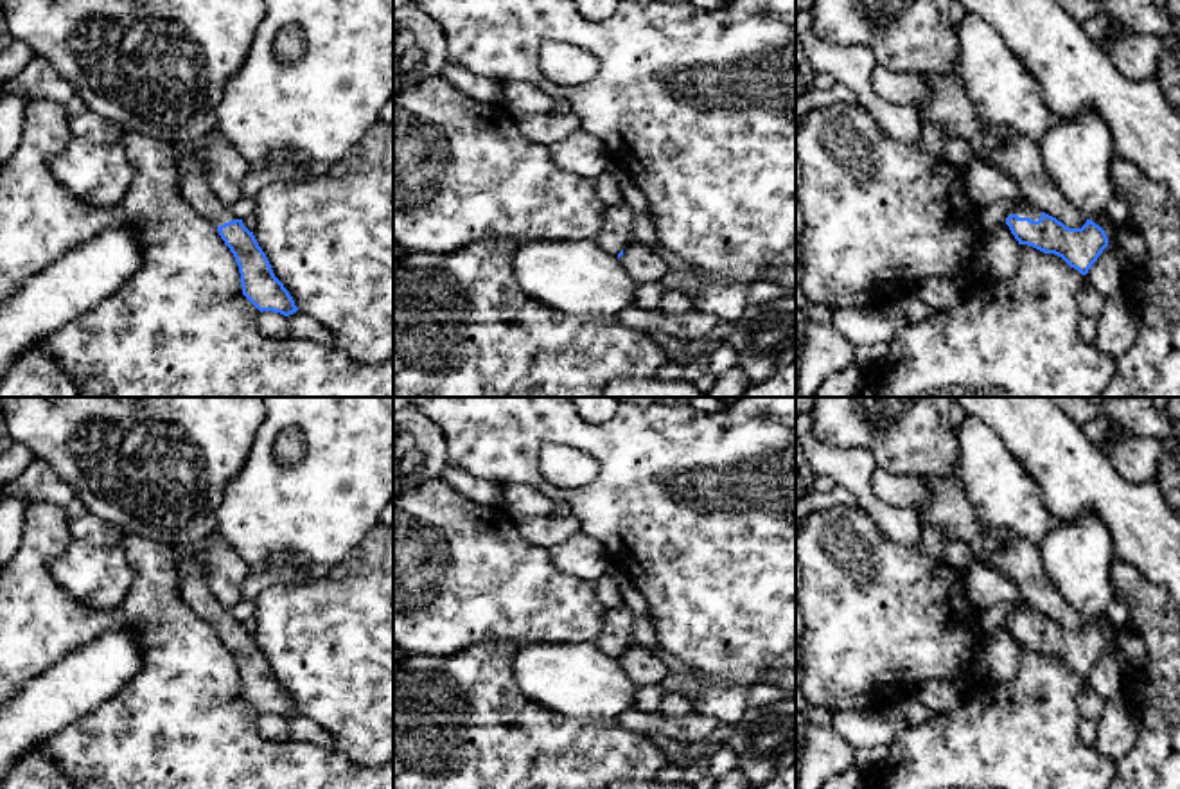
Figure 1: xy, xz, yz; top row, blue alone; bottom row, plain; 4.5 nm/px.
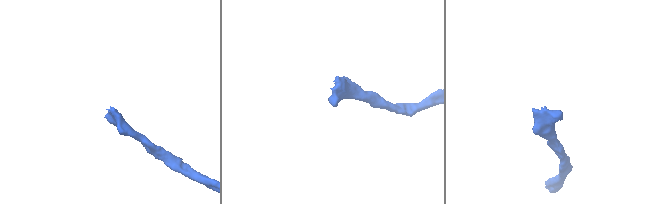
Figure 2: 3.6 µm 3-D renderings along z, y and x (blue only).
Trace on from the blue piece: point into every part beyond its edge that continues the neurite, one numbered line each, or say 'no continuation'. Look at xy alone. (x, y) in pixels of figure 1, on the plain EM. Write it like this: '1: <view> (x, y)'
1: xy (194, 590)

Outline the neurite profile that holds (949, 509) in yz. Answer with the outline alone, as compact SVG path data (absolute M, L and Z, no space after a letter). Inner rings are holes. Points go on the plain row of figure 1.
M959 469L947 476L918 478L930 489L930 498L912 509L921 527L934 525L952 539L966 543L979 563L1004 573L1018 586L1024 602L1065 629L1081 631L1087 625L1049 581L1036 543L1006 530L984 532L979 527L973 505L961 485Z

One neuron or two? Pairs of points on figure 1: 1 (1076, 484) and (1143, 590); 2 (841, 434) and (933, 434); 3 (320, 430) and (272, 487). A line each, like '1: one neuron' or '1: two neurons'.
1: two neurons
2: one neuron
3: one neuron

